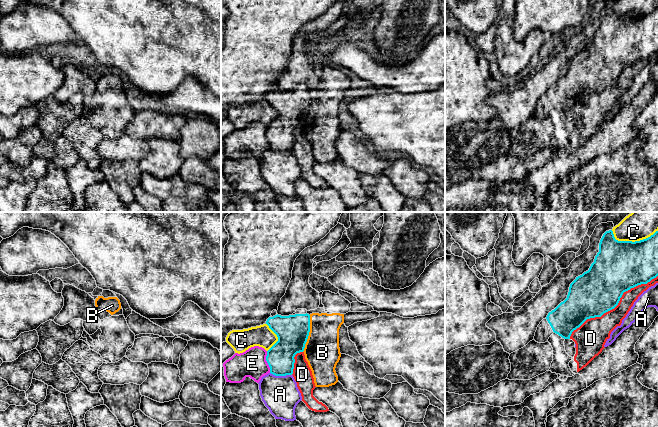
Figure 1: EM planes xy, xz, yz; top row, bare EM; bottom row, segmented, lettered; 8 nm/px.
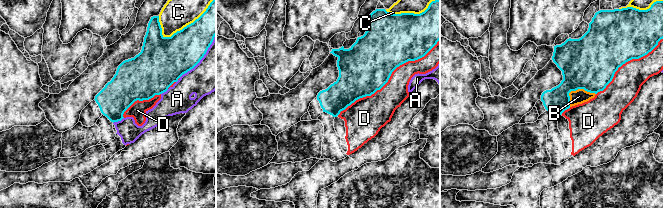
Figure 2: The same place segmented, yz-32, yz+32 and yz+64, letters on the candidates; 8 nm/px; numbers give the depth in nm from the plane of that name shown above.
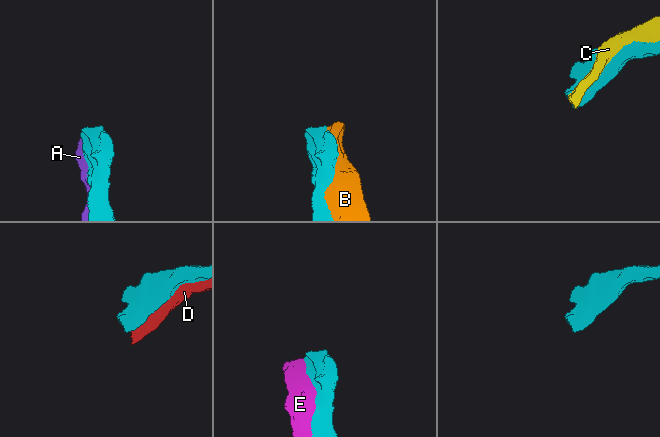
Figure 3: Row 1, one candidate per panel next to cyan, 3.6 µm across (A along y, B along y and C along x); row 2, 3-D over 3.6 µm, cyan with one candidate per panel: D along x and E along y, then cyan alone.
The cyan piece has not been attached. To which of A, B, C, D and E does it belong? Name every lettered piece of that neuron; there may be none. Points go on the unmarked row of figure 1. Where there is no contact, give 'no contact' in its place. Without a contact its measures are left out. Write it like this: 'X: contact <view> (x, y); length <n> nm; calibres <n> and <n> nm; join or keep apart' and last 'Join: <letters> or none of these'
A: contact xz (281, 151); length 180 nm; calibres 220 and 300 nm; keep apart
B: contact xz (308, 109); length 300 nm; calibres 260 and 280 nm; keep apart
C: contact yz (631, 17); length 380 nm; calibres 400 and 140 nm; keep apart
D: contact yz (614, 83); length 850 nm; calibres 360 and 220 nm; keep apart
E: contact xz (267, 138); length 180 nm; calibres 220 and 220 nm; keep apart
Join: none of these

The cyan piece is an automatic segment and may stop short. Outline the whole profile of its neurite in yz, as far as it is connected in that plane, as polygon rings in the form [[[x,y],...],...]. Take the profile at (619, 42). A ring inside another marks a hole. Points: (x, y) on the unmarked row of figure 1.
[[[606,7],[599,19],[599,28],[588,47],[576,53],[570,60],[567,74],[548,89],[537,103],[534,116],[545,119],[556,109],[570,115],[574,106],[587,95],[601,93],[614,85],[623,69],[641,60],[647,60],[658,52],[658,7],[640,17],[618,17],[613,7]]]

